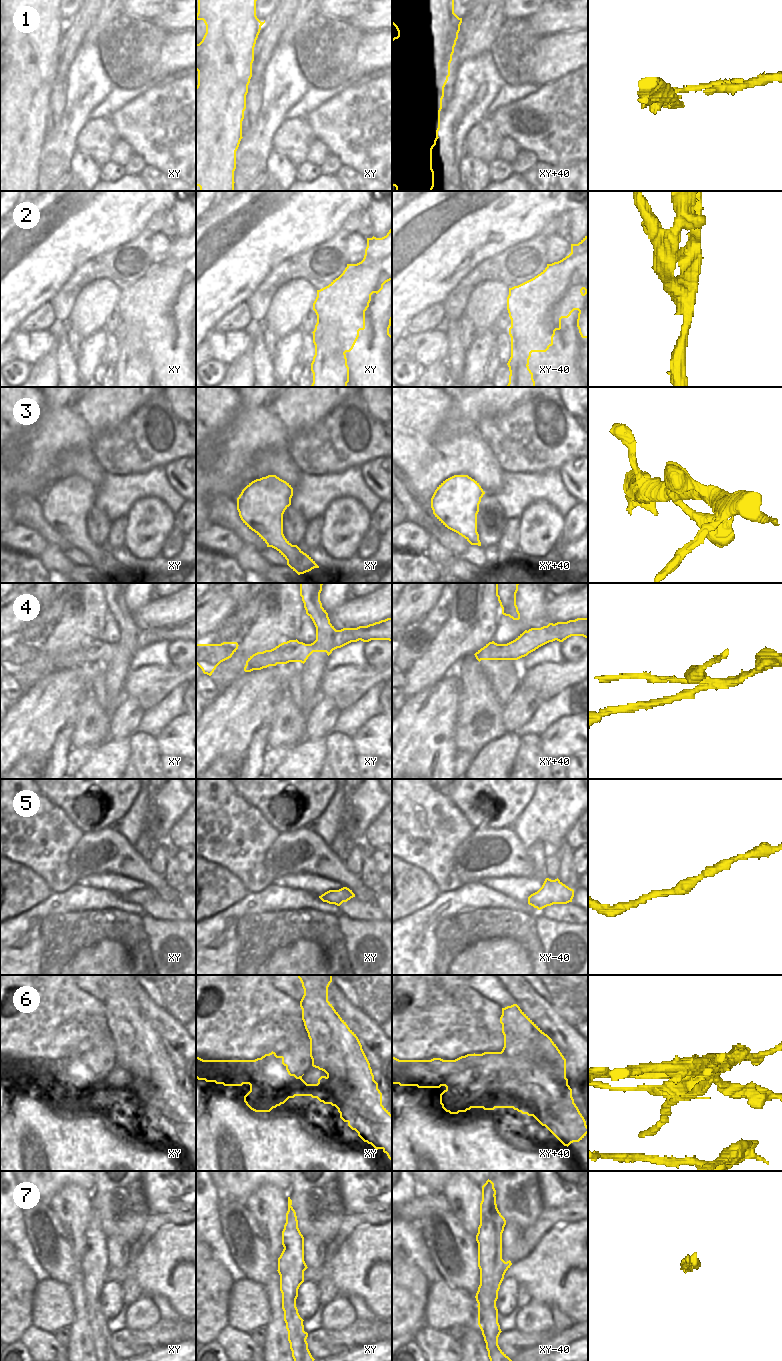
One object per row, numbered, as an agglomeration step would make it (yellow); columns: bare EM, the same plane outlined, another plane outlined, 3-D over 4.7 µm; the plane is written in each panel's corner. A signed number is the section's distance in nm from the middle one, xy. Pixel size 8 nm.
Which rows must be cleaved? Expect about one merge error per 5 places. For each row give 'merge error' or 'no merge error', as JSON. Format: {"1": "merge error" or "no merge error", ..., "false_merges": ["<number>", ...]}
{"1": "merge error", "2": "merge error", "3": "no merge error", "4": "merge error", "5": "no merge error", "6": "merge error", "7": "no merge error", "false_merges": ["1", "2", "4", "6"]}

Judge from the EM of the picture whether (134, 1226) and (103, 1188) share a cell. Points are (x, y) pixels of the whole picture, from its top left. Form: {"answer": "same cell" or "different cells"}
{"answer": "same cell"}

